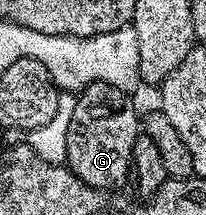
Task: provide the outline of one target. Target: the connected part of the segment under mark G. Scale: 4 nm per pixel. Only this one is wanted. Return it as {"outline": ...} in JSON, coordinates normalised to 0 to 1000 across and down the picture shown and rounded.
{"outline":[[[519,381],[427,391],[359,456],[316,767],[408,856],[500,893],[617,860],[631,819],[641,670],[660,670],[680,619],[680,530],[670,549],[631,456],[617,423]]]}

